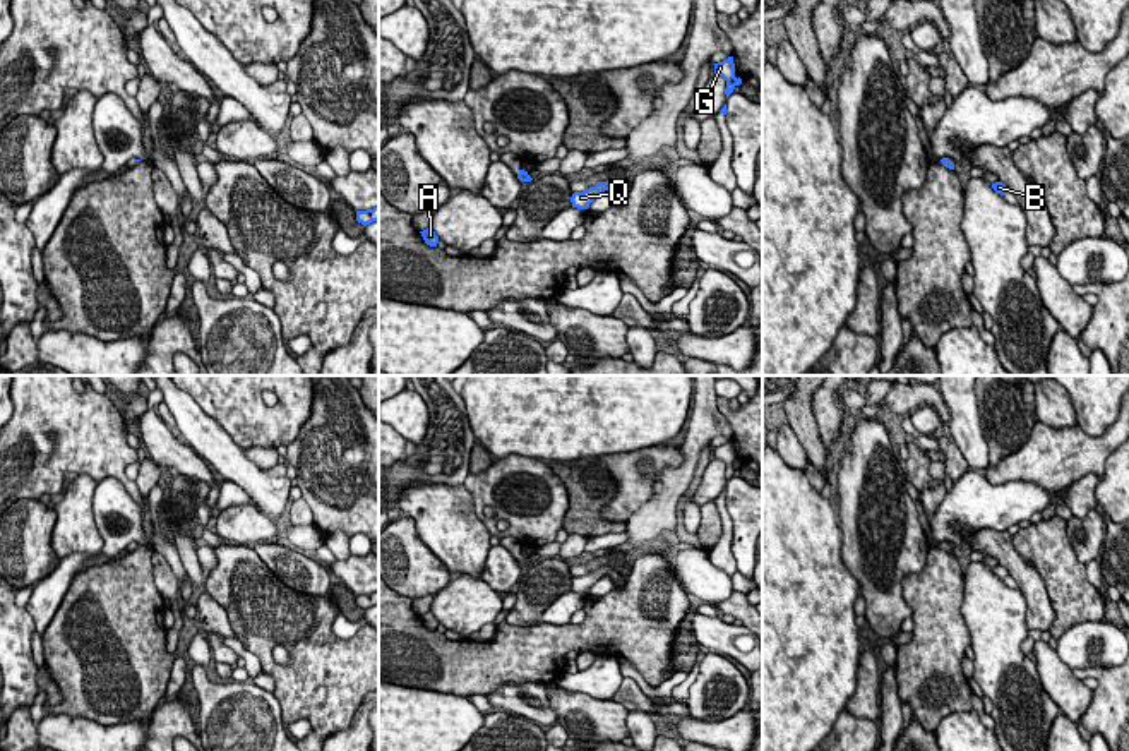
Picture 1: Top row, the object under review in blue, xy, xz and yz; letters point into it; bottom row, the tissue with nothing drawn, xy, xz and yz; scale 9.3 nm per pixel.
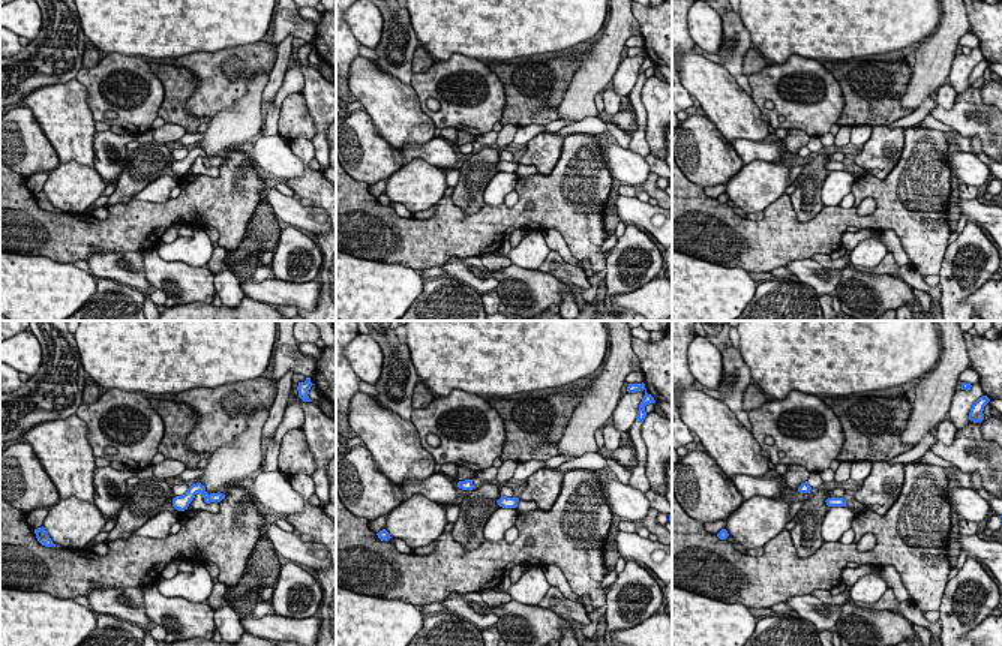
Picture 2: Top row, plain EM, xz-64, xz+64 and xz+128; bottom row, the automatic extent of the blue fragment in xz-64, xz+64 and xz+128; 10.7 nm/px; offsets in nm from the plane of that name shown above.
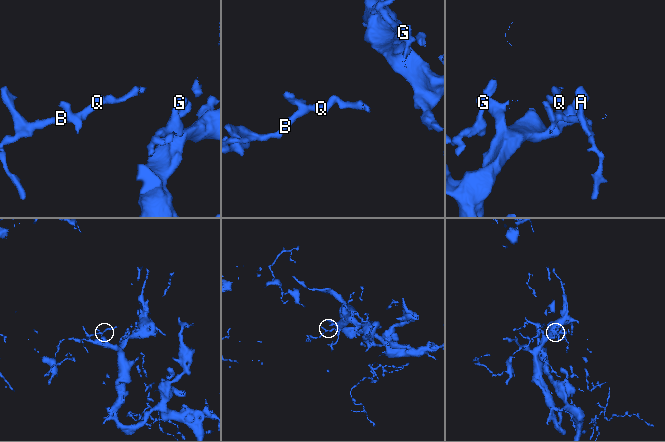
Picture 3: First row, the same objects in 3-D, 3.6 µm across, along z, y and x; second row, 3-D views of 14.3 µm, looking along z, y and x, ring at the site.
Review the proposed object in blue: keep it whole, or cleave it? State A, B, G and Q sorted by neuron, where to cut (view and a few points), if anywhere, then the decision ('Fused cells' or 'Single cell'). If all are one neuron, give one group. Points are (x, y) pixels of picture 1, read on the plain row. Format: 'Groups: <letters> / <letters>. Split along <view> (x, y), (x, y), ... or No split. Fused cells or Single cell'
Groups: A B G Q. No split. Single cell

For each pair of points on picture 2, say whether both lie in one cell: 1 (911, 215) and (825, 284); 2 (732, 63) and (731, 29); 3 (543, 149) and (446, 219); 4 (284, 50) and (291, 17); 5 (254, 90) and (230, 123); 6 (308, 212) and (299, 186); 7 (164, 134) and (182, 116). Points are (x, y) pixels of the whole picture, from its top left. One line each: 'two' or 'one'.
1: two
2: one
3: two
4: two
5: one
6: two
7: two

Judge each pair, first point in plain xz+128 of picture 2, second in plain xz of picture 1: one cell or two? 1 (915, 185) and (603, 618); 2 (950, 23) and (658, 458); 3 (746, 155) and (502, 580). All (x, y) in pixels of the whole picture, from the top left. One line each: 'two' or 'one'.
1: one
2: two
3: one

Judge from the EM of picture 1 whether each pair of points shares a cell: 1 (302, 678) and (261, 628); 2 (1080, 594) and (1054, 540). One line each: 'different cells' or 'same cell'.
1: same cell
2: same cell

